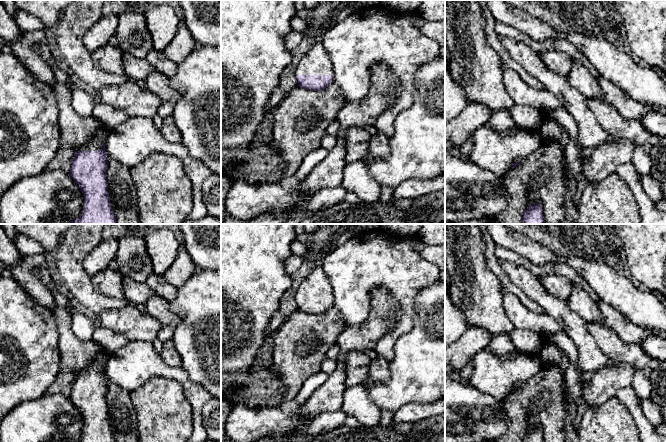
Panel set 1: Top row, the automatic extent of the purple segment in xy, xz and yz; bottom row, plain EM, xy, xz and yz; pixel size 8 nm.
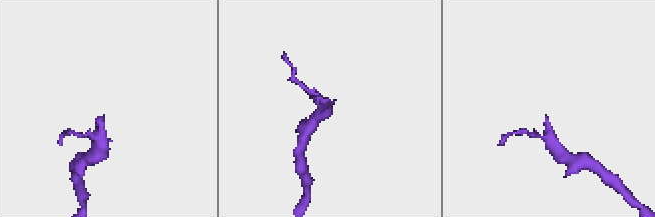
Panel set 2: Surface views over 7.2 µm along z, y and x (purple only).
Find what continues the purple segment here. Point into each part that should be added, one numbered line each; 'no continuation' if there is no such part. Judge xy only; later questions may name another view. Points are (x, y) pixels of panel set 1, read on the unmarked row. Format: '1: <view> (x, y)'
1: xy (95, 368)

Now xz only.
1: xz (317, 285)

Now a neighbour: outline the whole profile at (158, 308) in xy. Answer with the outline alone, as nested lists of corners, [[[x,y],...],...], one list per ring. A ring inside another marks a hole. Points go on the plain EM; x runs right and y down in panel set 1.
[[[153,294],[144,303],[144,306],[147,314],[158,320],[162,326],[172,326],[175,328],[180,324],[181,319],[170,311],[169,303],[169,301]]]

